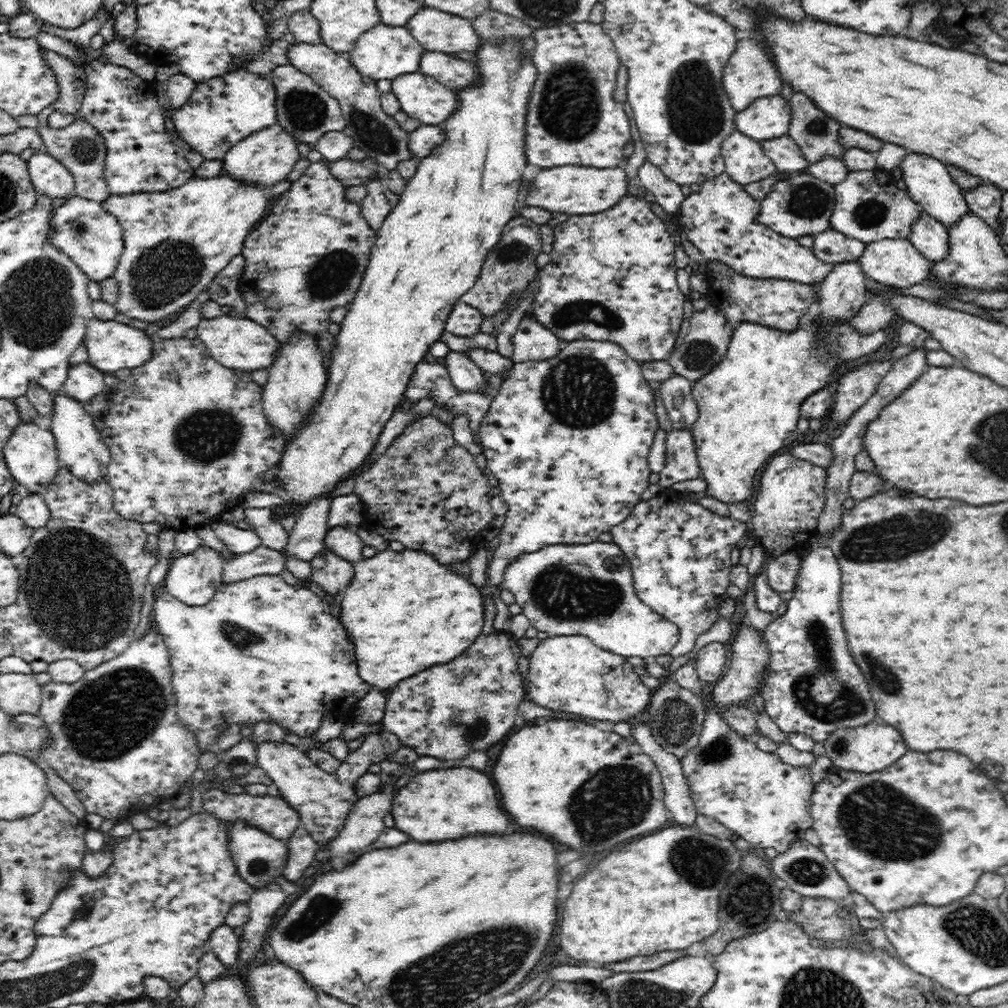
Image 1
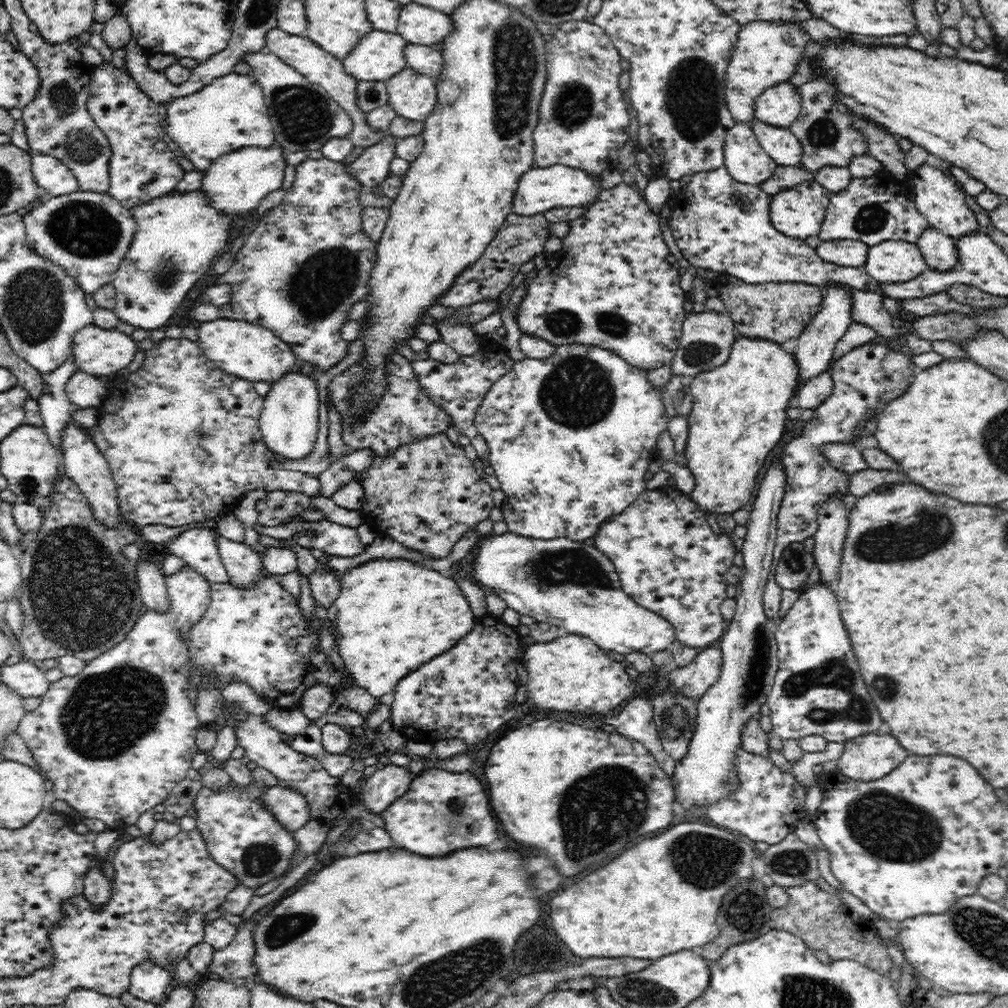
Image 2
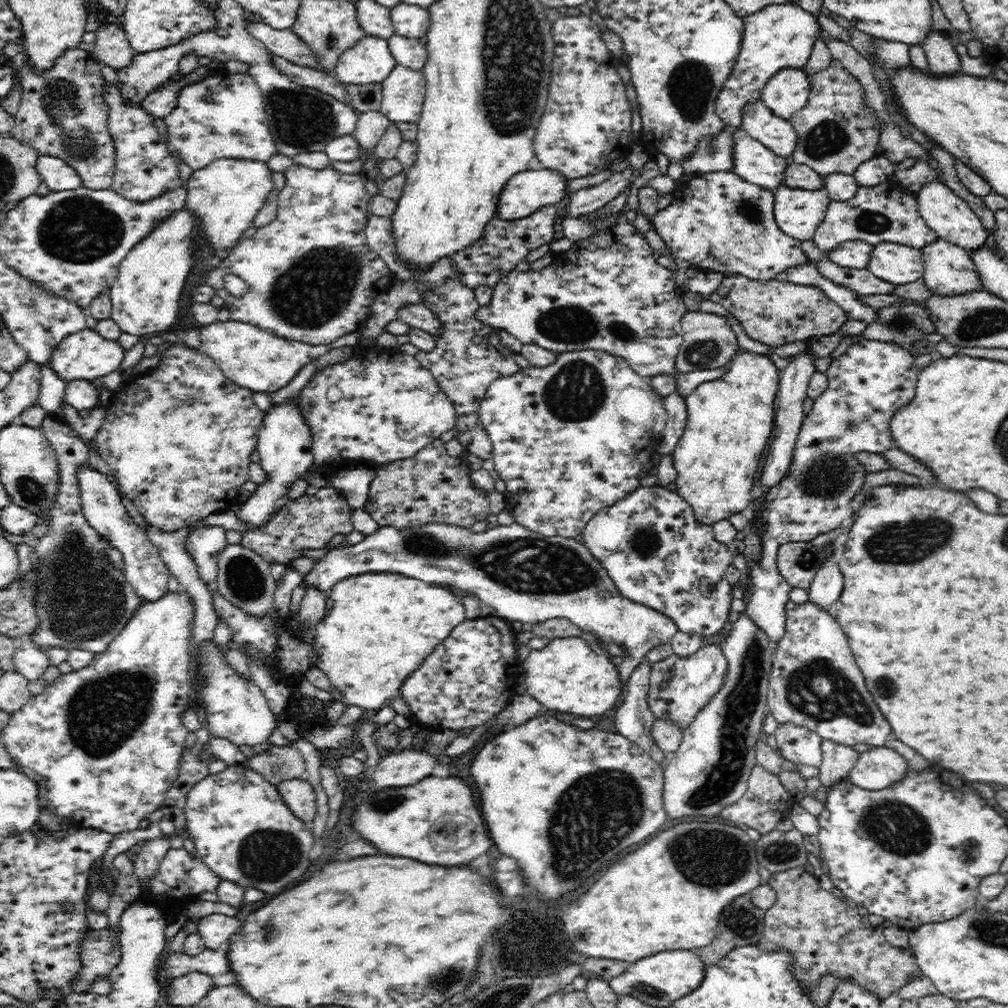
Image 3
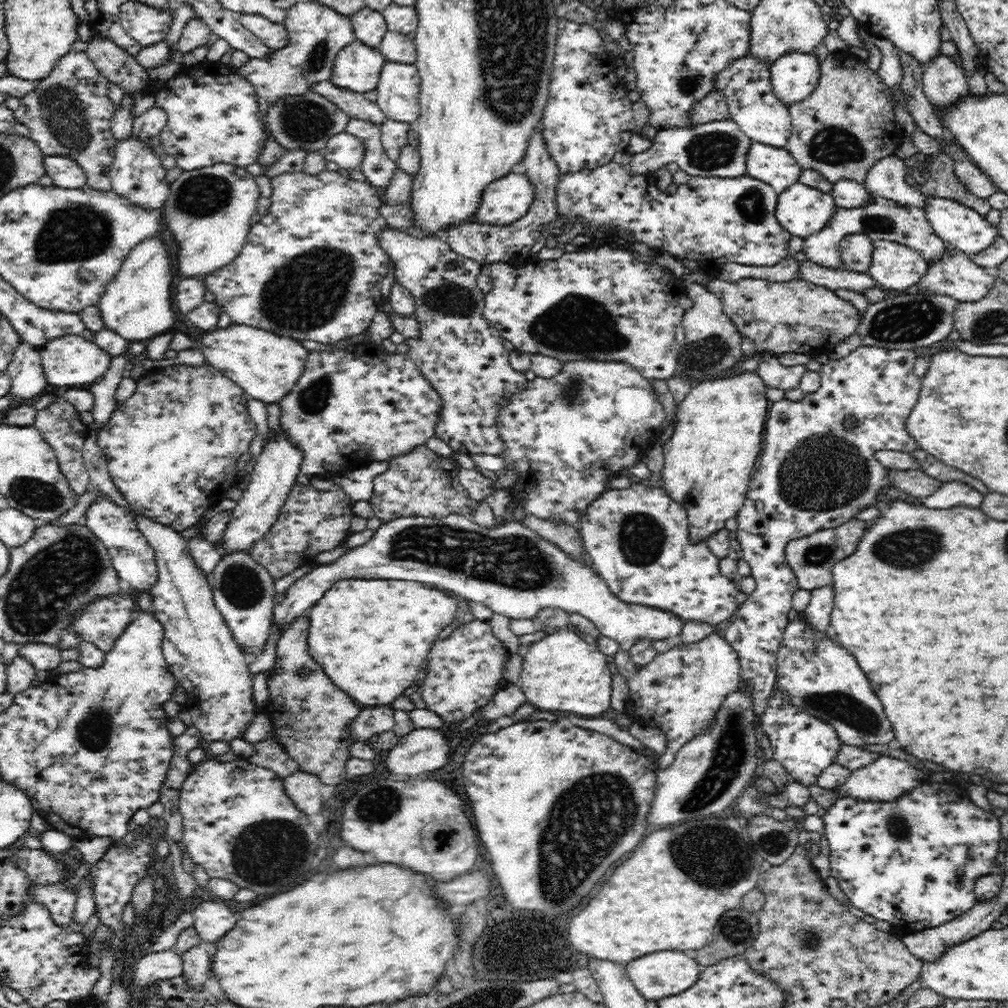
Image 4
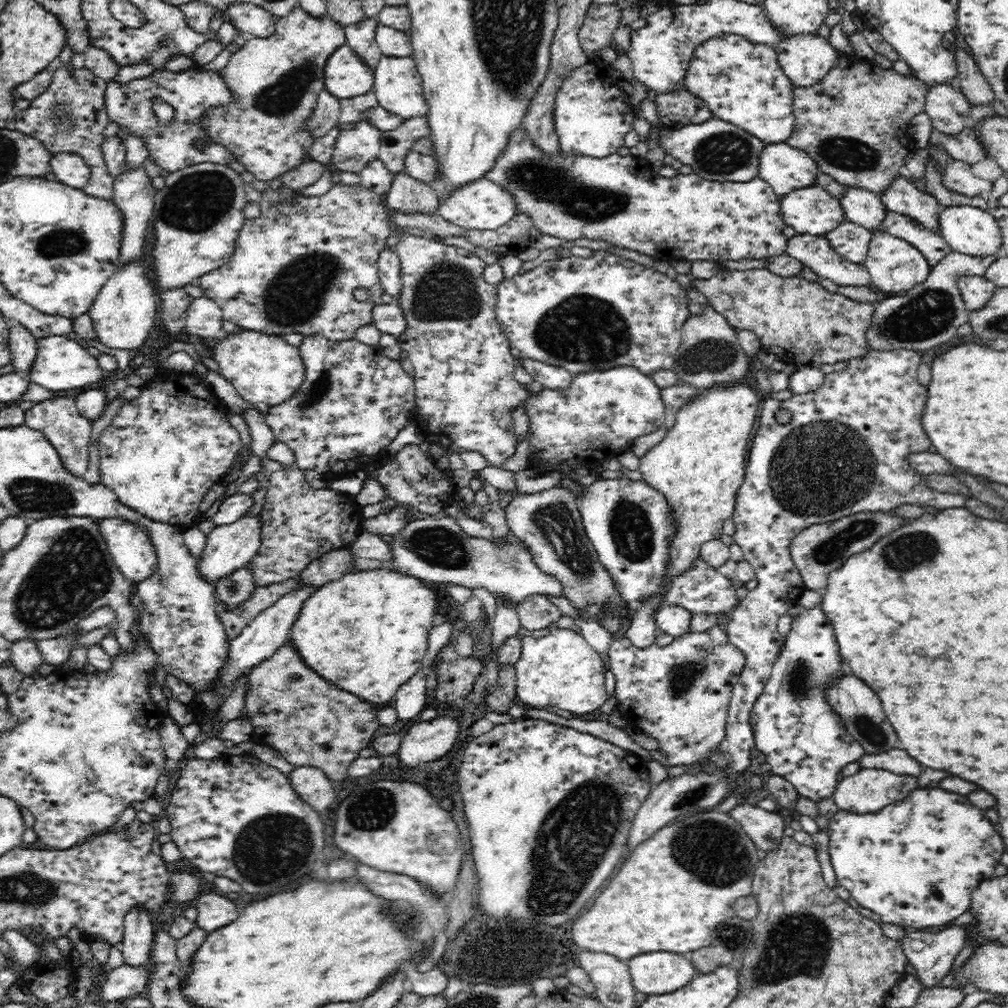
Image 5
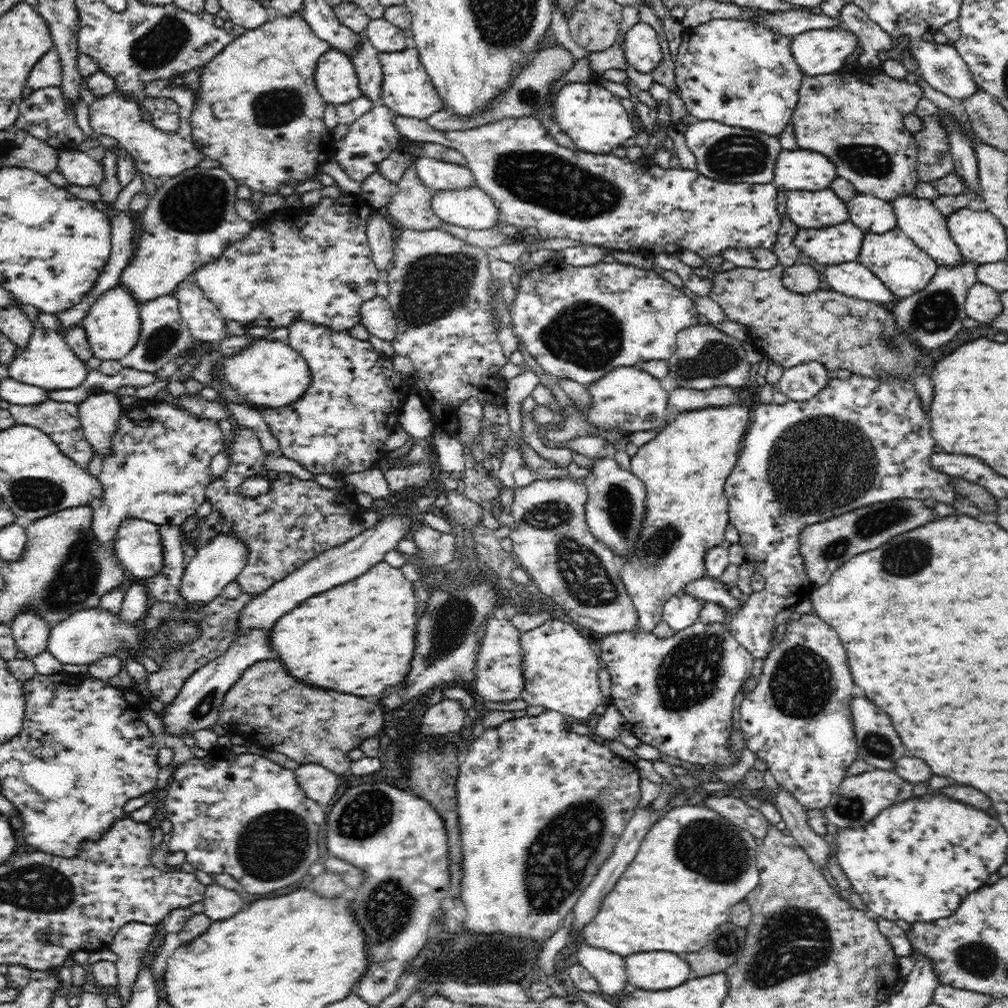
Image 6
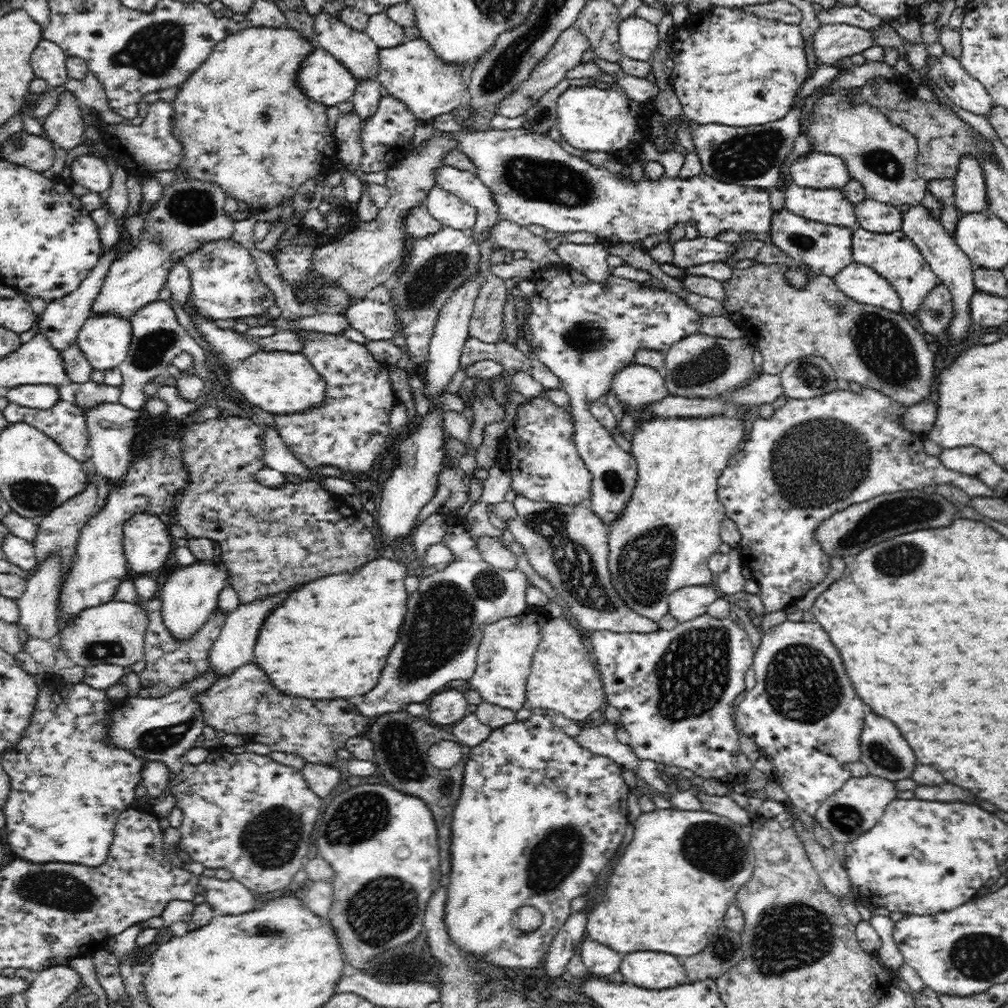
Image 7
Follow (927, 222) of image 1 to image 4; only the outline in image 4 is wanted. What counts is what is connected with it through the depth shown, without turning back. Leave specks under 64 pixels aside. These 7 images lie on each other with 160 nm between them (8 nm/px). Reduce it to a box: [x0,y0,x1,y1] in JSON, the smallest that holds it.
[915,247,995,302]

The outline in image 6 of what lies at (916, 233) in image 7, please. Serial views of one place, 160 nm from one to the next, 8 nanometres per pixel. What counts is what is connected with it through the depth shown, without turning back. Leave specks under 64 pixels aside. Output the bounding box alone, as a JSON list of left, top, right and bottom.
[890,193,963,267]

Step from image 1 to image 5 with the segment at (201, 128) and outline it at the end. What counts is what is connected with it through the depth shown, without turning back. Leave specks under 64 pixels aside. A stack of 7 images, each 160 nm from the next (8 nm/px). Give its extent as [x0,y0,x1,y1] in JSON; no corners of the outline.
[103,68,236,173]

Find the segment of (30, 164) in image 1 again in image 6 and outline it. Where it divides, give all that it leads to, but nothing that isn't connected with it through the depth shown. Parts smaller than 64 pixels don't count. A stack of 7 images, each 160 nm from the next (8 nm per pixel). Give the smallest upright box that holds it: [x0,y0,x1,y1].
[57,151,104,187]

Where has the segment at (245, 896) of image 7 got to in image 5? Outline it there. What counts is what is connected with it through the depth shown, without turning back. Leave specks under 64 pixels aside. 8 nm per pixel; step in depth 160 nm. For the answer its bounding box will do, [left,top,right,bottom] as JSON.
[194,892,240,932]

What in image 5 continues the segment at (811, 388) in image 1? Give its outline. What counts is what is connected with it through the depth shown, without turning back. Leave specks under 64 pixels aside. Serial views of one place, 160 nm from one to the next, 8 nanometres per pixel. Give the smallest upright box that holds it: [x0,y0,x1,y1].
[638,383,760,586]

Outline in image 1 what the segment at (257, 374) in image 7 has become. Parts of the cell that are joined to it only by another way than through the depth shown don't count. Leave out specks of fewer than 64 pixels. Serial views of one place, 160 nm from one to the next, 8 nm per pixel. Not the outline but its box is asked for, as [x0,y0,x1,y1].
[195,313,282,373]

